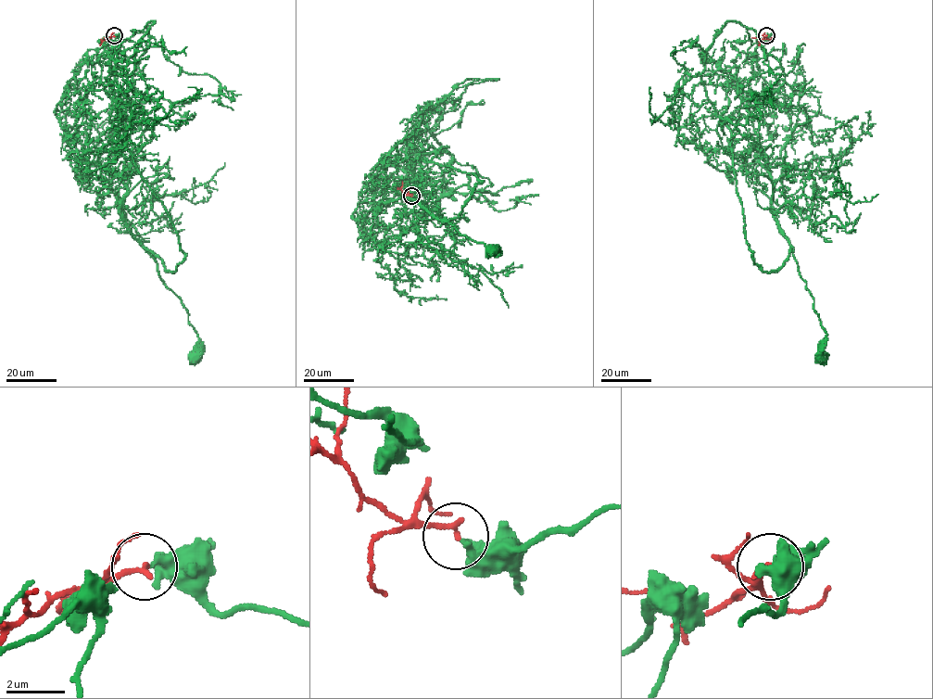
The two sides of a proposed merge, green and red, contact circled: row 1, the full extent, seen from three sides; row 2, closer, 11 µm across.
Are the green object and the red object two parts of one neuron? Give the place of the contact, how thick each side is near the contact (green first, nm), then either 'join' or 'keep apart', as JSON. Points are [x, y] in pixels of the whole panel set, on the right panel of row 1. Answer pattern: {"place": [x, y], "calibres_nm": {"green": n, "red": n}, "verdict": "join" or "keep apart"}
{"place": [766, 35], "calibres_nm": {"green": 220, "red": 190}, "verdict": "keep apart"}

